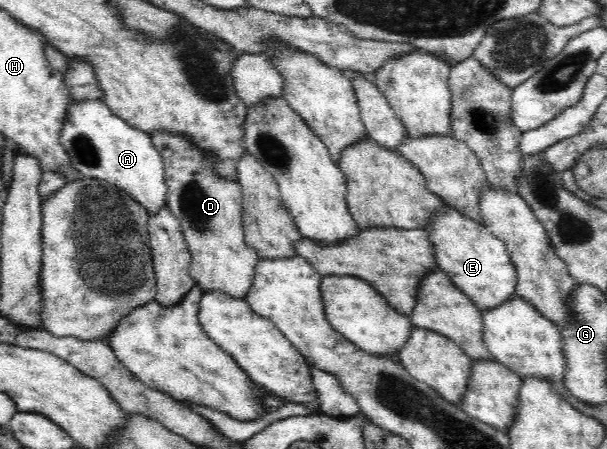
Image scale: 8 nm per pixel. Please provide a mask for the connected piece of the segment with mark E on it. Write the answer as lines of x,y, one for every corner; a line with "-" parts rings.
443,202
423,228
433,243
435,261
453,285
467,295
480,310
489,310
516,294
517,272
505,243
483,223
465,217
461,211

